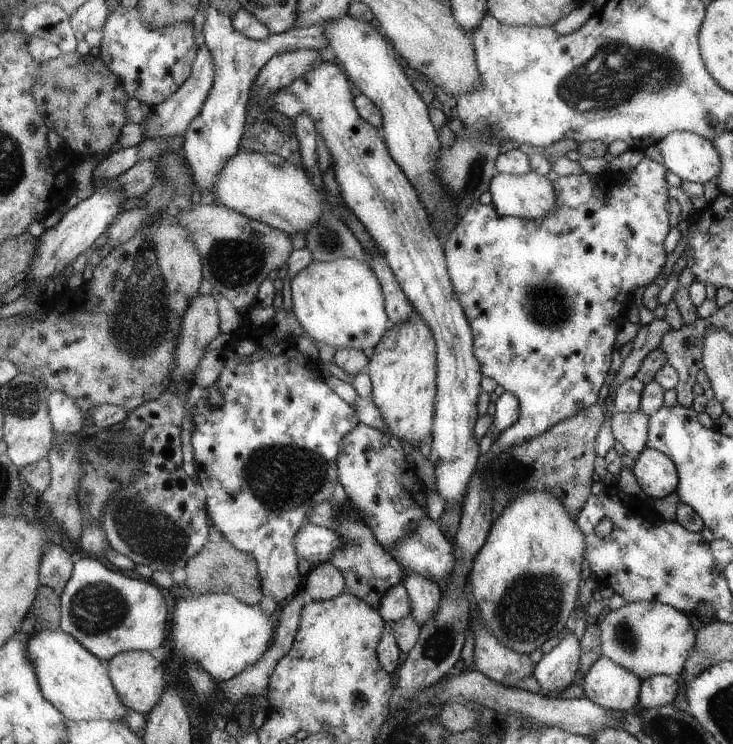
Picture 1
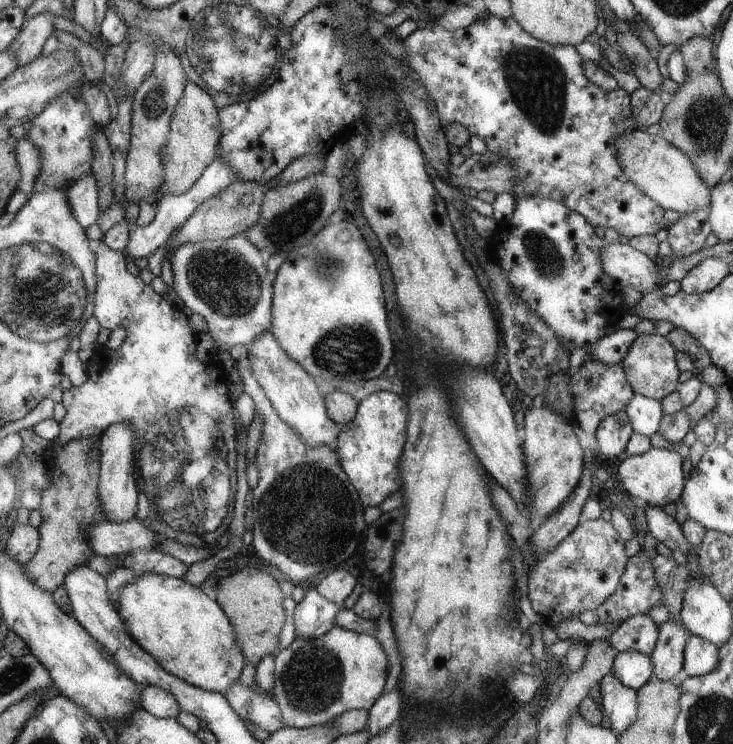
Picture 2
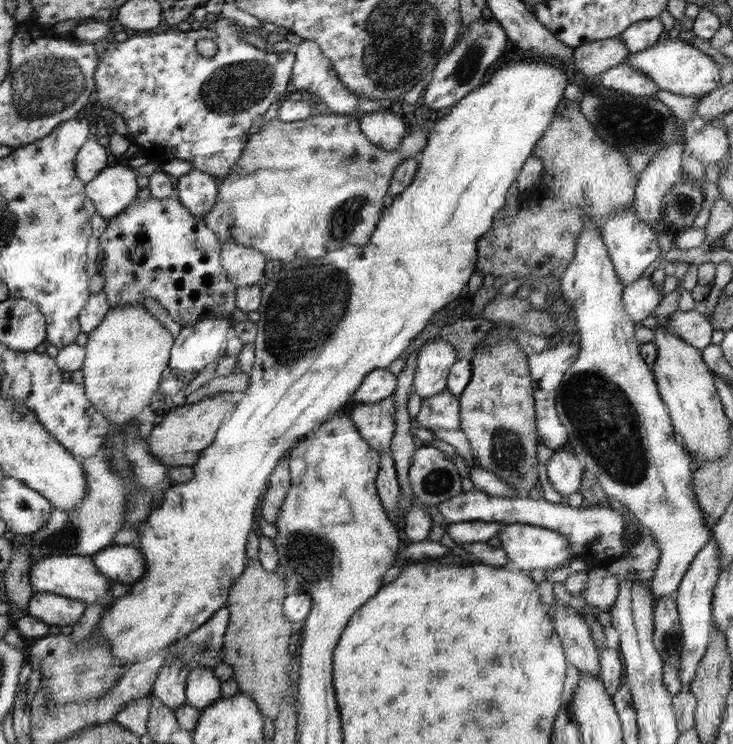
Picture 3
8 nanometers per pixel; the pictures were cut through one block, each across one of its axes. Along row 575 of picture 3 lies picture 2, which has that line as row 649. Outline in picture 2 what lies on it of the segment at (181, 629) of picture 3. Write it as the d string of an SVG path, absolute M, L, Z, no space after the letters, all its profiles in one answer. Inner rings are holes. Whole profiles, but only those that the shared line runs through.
M148 573L128 584L120 594L120 614L126 631L159 664L184 683L224 693L239 682L247 664L231 620L219 604L177 577Z

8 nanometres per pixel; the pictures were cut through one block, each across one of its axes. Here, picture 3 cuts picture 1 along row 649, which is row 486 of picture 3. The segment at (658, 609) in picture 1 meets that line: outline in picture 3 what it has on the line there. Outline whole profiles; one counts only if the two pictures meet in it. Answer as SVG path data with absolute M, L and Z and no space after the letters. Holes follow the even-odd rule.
M586 223L584 229L579 234L579 244L576 248L574 260L568 265L566 272L558 279L560 283L560 293L563 300L572 308L576 319L578 335L580 335L580 362L576 362L576 366L571 366L572 370L568 369L568 382L564 382L564 390L560 390L560 398L555 398L556 402L560 402L560 421L564 422L564 427L568 426L568 434L570 436L568 444L576 453L578 461L584 465L585 470L588 470L594 475L603 488L608 498L618 500L618 504L622 504L624 508L628 508L634 518L640 522L642 529L647 532L650 537L655 539L655 542L660 550L658 566L655 571L651 583L651 592L655 597L662 597L679 591L682 581L688 573L689 567L707 546L712 538L712 528L708 527L706 519L704 519L704 510L700 509L699 502L696 502L696 494L694 489L694 464L688 455L688 450L684 449L684 445L677 444L674 439L675 427L672 426L671 413L668 410L667 403L663 401L662 394L655 381L655 373L652 366L643 357L639 350L640 342L635 338L636 328L638 325L623 306L623 288L620 277L616 274L615 263L612 262L611 255L608 254L607 246L604 245L602 231L598 231L598 227L594 223Z

